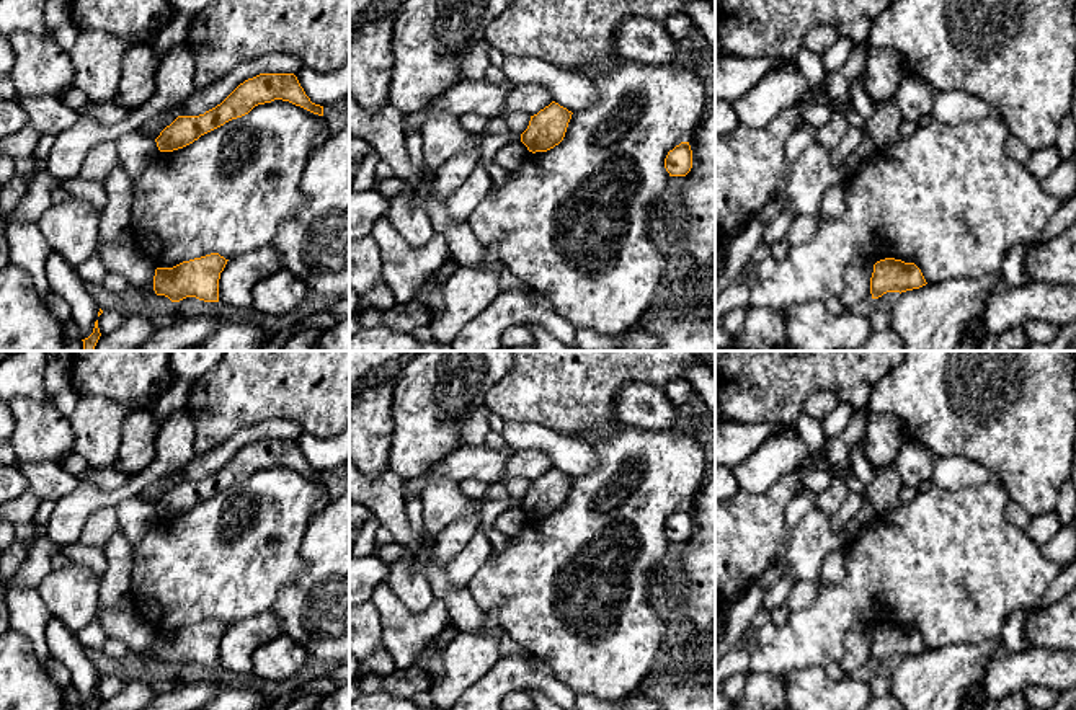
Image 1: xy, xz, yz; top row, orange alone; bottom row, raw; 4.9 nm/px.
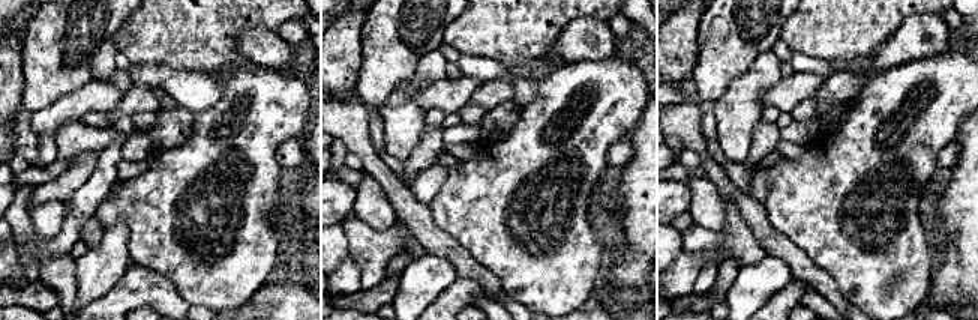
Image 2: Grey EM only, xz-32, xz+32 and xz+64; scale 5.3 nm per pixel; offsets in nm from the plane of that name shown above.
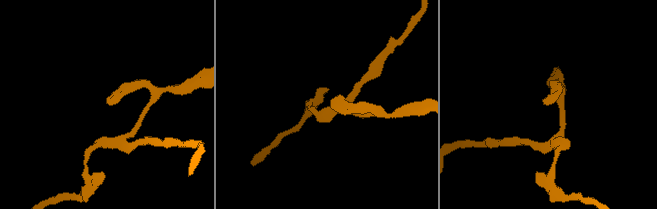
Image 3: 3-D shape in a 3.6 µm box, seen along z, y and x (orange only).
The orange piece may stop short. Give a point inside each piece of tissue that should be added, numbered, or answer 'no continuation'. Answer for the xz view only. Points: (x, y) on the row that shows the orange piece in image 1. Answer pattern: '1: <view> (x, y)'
no continuation

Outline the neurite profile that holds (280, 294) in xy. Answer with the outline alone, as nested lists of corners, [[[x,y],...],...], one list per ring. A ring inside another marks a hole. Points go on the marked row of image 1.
[[[278,269],[253,287],[251,308],[269,317],[287,317],[304,304],[307,294],[304,281],[287,269]]]

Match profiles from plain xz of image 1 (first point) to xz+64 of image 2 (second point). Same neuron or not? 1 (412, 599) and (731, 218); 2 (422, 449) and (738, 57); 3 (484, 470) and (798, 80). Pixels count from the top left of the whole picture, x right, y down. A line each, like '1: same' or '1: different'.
1: different
2: same
3: same

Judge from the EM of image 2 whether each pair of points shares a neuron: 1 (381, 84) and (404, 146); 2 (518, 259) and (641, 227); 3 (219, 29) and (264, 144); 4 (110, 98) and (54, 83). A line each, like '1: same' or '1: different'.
1: different
2: different
3: different
4: different

